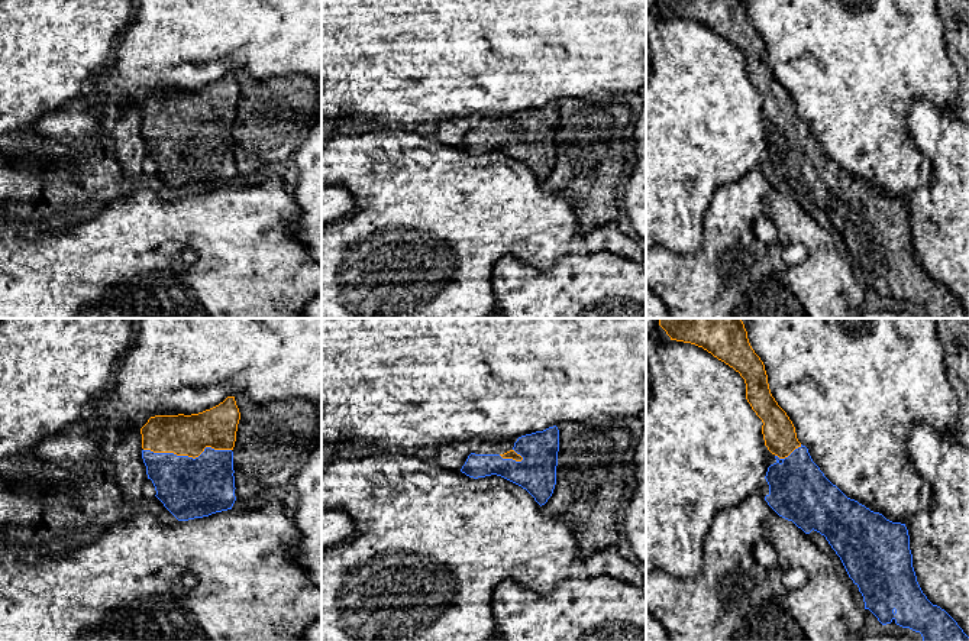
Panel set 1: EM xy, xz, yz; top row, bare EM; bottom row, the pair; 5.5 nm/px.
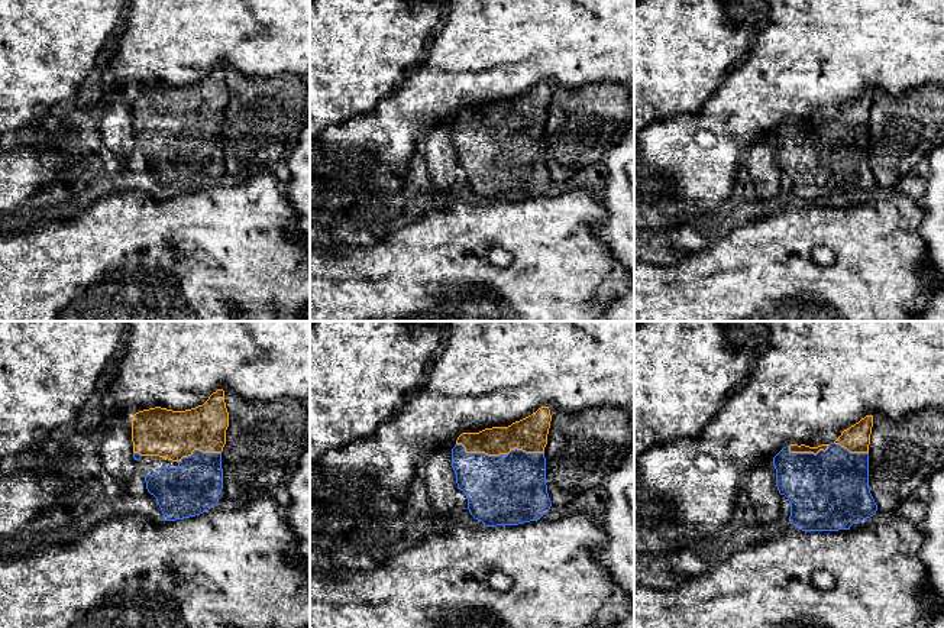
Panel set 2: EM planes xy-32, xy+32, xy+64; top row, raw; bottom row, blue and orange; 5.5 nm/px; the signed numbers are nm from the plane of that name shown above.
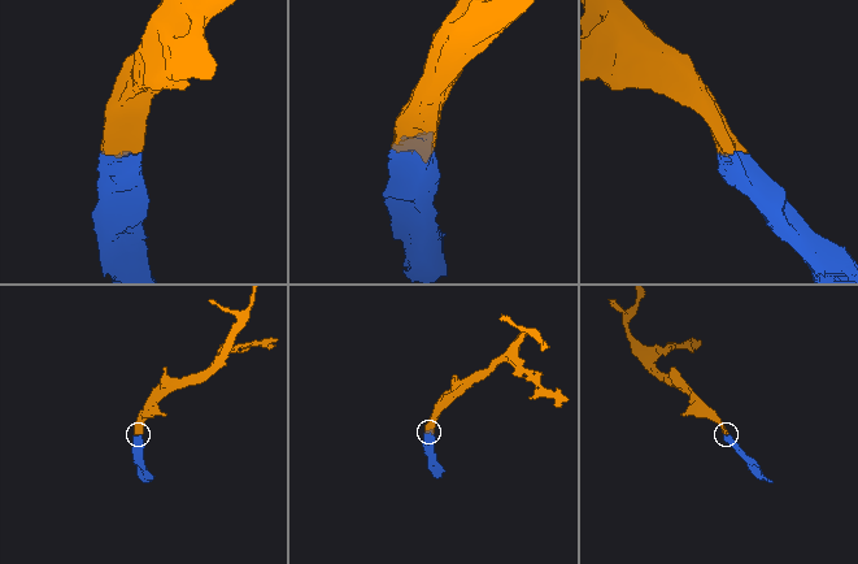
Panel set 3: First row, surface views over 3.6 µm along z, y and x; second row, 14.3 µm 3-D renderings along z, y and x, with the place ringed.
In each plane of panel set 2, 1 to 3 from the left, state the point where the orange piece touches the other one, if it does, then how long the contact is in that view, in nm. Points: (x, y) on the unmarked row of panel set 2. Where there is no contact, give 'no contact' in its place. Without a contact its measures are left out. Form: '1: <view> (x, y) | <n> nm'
1: xy-32 (199, 126) | 260 nm
2: xy+32 (500, 130) | 500 nm
3: xy+64 (808, 129) | 240 nm

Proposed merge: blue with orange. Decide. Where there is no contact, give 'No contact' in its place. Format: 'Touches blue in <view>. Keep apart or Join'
Touches blue in xy. Join

